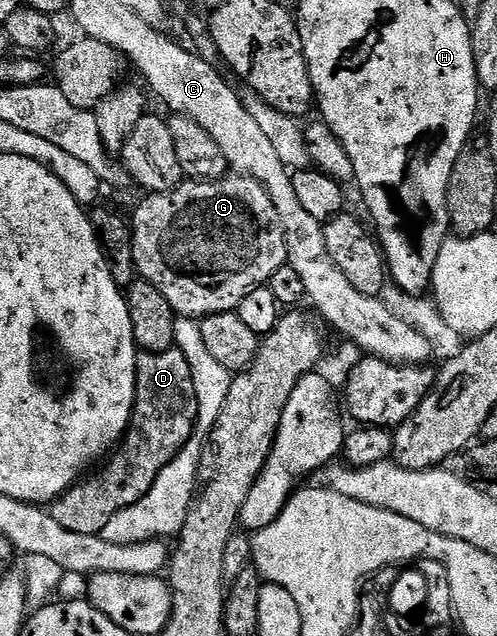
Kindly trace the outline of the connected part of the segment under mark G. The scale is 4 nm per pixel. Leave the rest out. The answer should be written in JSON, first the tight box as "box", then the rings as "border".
{"box":[129,175,286,319],"border":[[[225,175],[214,181],[186,179],[183,180],[182,184],[176,186],[171,193],[151,193],[143,196],[143,198],[143,201],[134,209],[134,221],[132,217],[129,222],[134,267],[141,280],[147,281],[164,295],[178,317],[201,319],[217,313],[235,312],[238,304],[248,296],[252,289],[257,289],[269,283],[277,269],[284,264],[286,232],[282,226],[280,211],[276,211],[272,199],[266,194],[264,187],[260,183],[256,183],[256,179],[241,175]]]}

